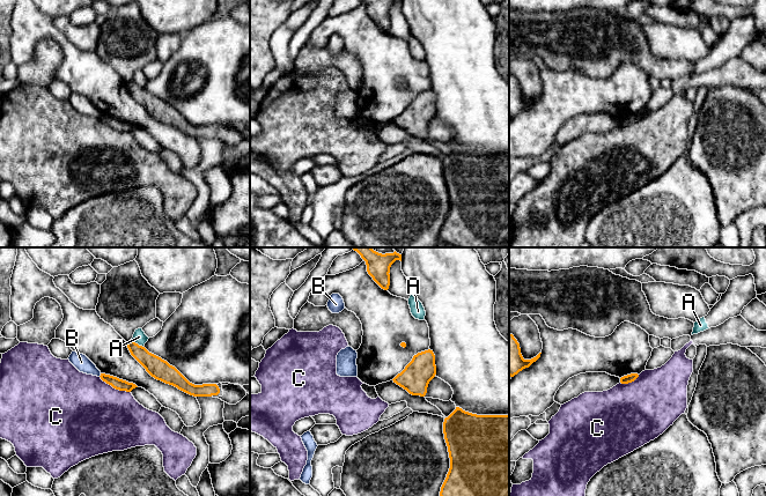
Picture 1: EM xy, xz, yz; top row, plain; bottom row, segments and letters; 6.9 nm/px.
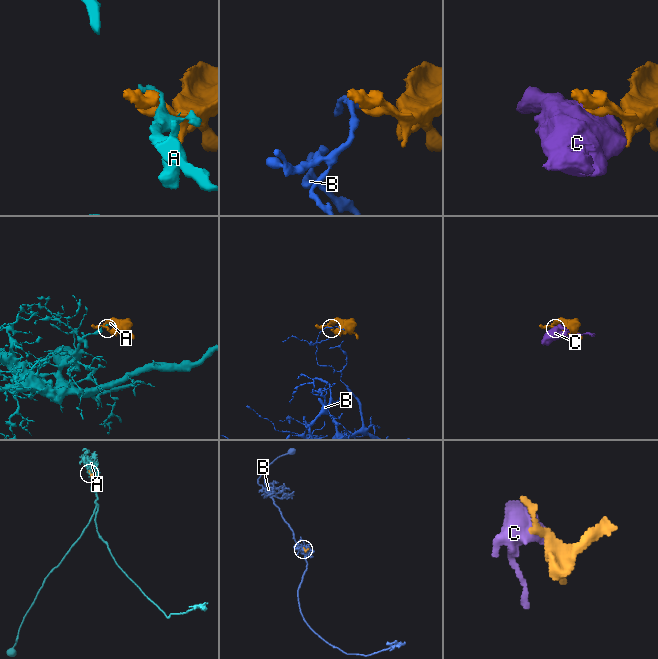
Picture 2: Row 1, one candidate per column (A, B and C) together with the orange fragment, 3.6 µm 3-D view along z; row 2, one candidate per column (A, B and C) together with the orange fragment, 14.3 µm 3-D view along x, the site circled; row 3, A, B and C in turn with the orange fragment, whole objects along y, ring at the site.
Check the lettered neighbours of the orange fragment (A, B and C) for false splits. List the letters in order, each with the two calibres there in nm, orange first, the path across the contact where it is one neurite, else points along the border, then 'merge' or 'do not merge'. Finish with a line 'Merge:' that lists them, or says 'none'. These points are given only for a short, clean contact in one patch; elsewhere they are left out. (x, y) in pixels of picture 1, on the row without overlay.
A: 140/90 nm | along xy (132, 80), (142, 88) | do not merge
B: 80/110 nm | along xy (101, 115), (98, 117) | do not merge
C: 80/480 nm | along xy (100, 117), (113, 128), (130, 133) | do not merge
Merge: none

